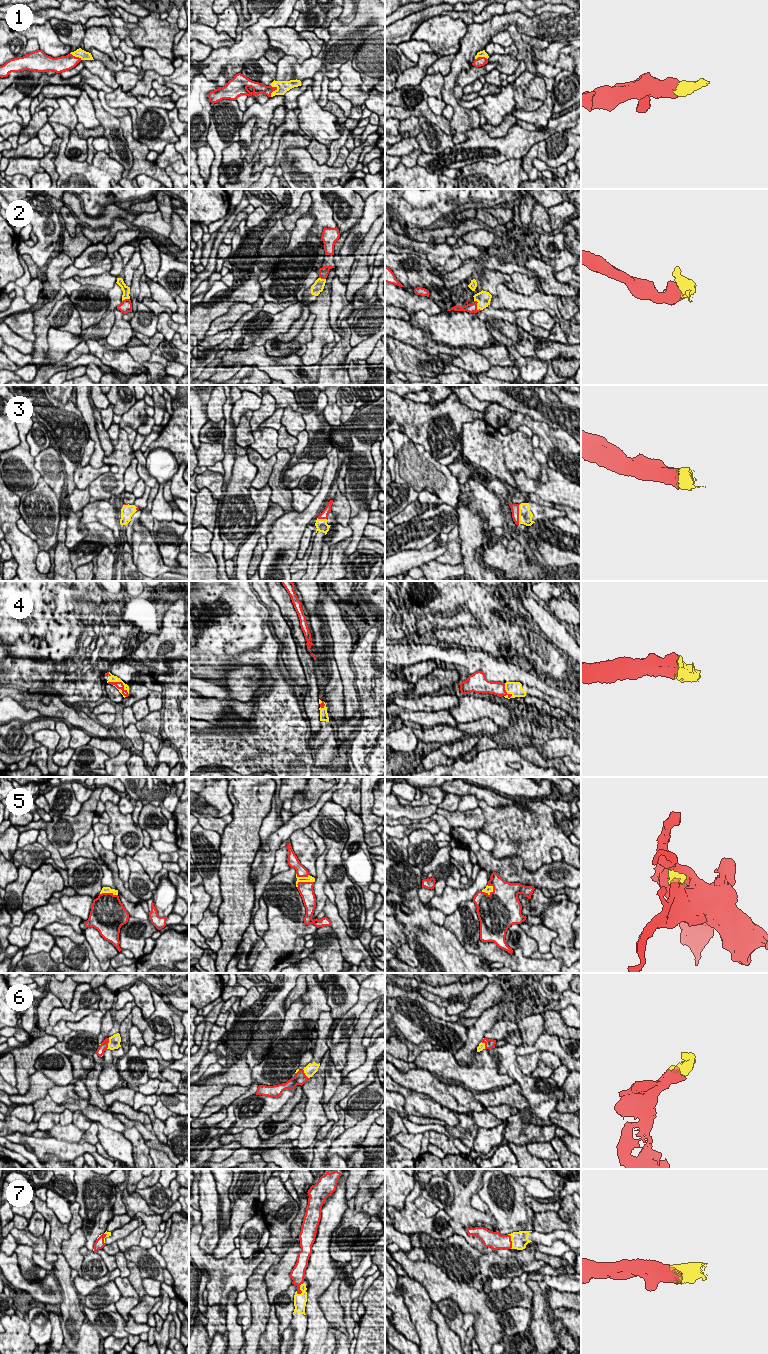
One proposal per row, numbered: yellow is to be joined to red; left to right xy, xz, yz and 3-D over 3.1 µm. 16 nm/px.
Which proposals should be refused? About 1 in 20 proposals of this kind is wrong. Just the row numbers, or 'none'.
none

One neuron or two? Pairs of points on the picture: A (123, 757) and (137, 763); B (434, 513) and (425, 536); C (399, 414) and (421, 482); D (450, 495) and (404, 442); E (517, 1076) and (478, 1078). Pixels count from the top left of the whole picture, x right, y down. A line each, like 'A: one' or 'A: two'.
A: two
B: one
C: two
D: one
E: two

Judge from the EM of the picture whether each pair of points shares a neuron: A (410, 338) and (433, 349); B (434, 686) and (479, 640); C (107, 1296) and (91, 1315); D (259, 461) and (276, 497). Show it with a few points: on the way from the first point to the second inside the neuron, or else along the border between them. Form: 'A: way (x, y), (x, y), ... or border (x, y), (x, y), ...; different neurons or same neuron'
A: way (416, 338), (427, 343); same neuron
B: border (444, 668), (451, 671); different neurons
C: border (113, 1302), (100, 1308), (89, 1308), (83, 1304); different neurons
D: border (277, 458), (267, 484); different neurons

